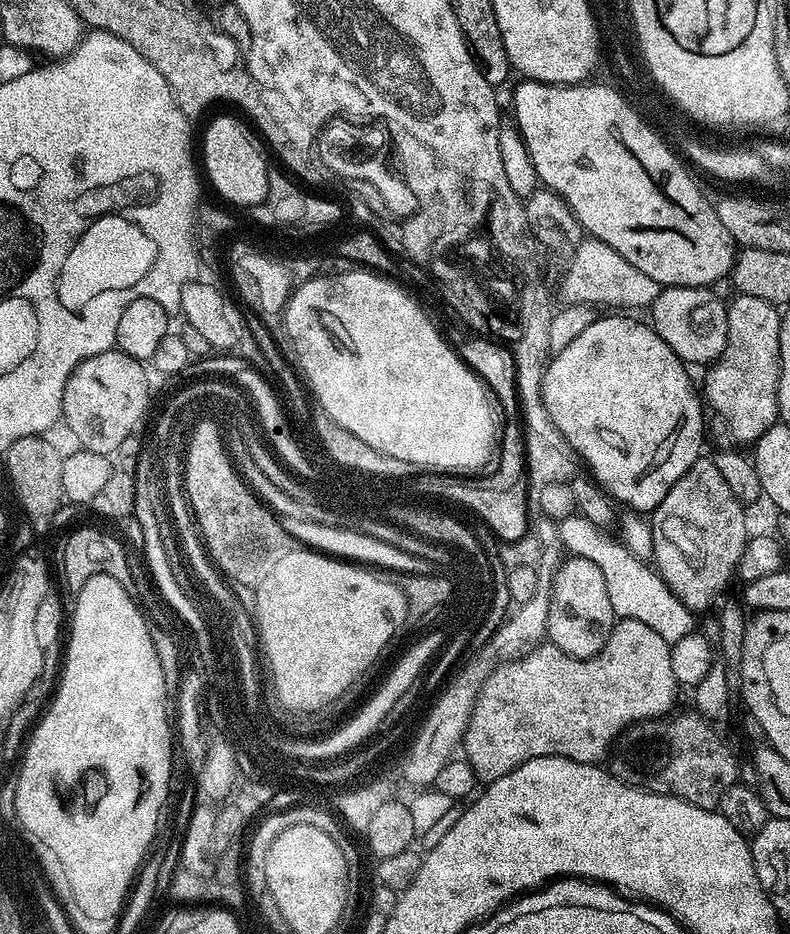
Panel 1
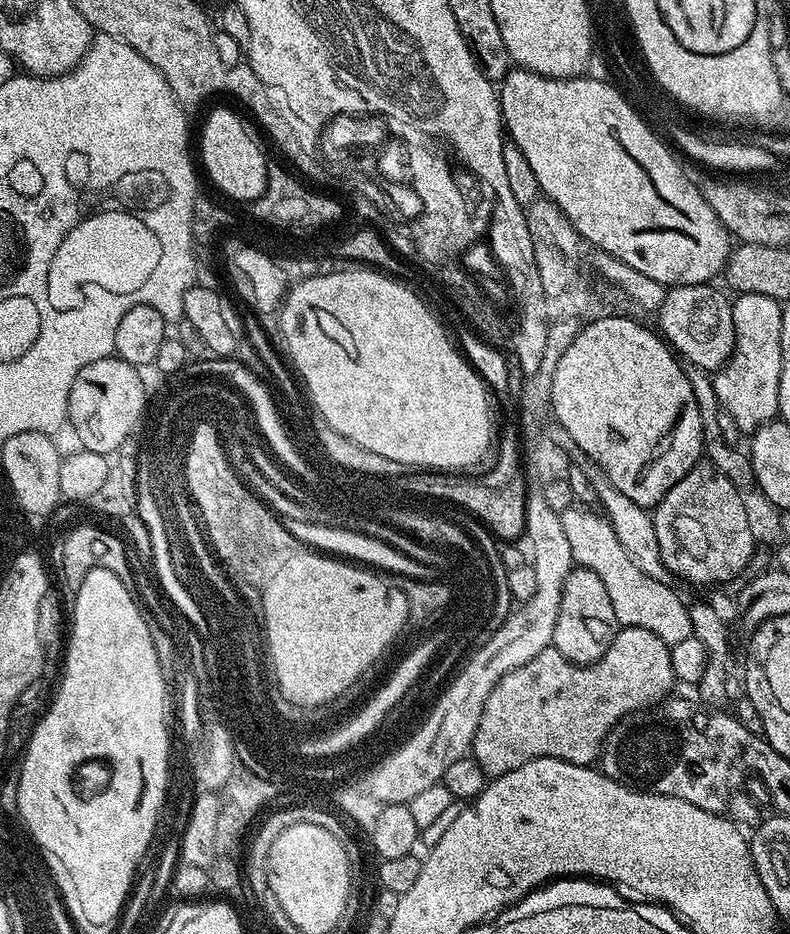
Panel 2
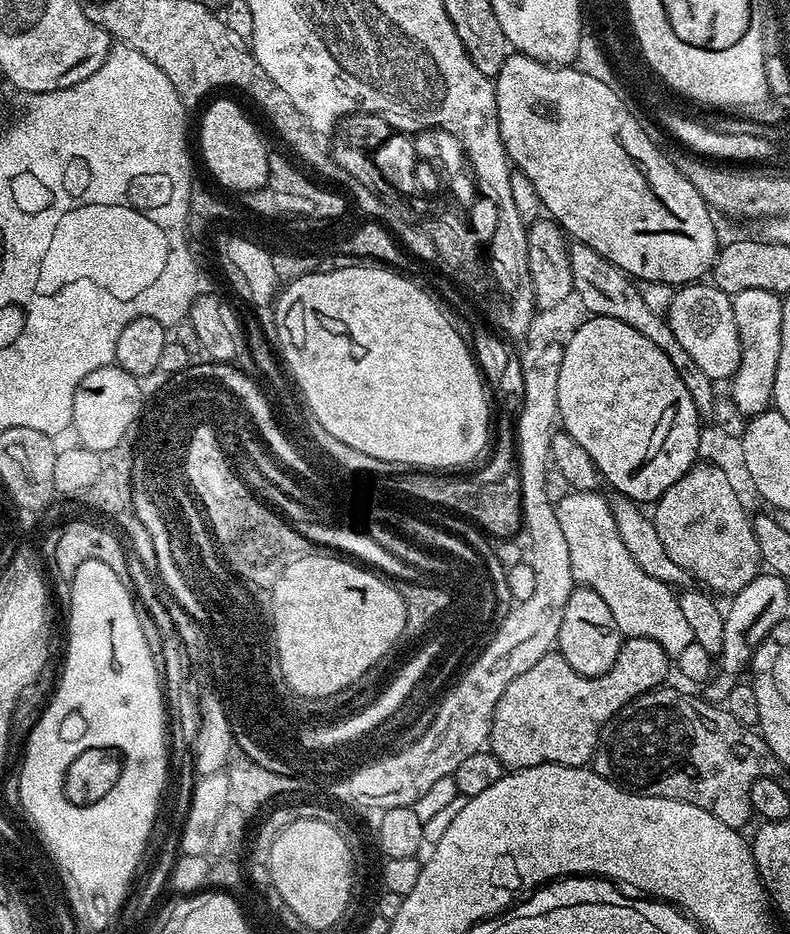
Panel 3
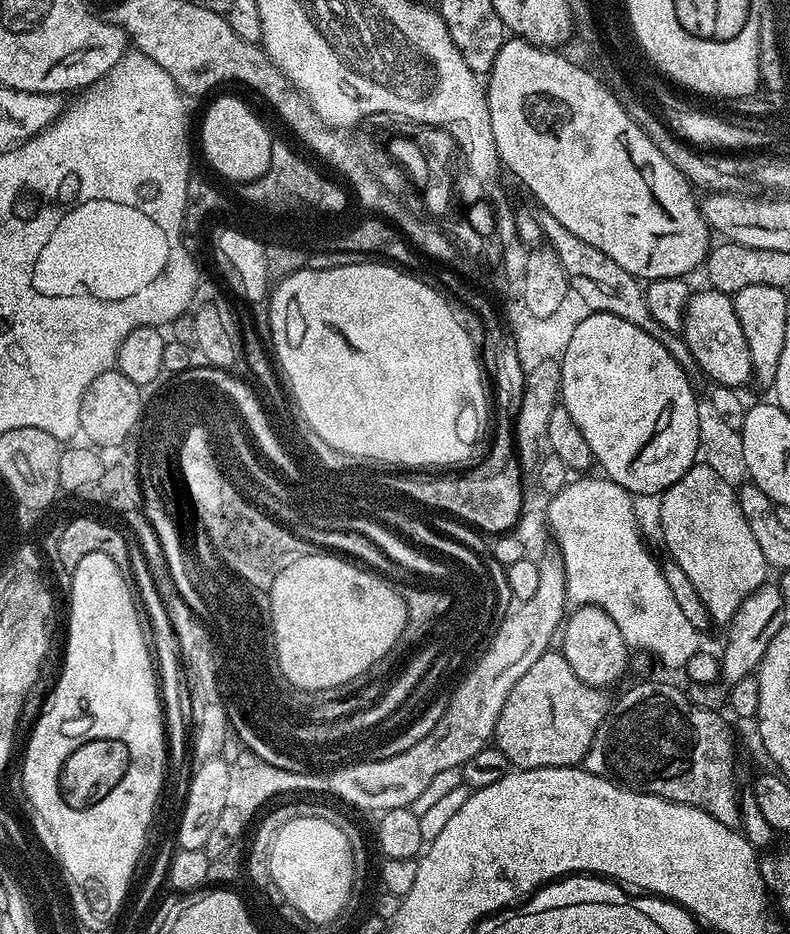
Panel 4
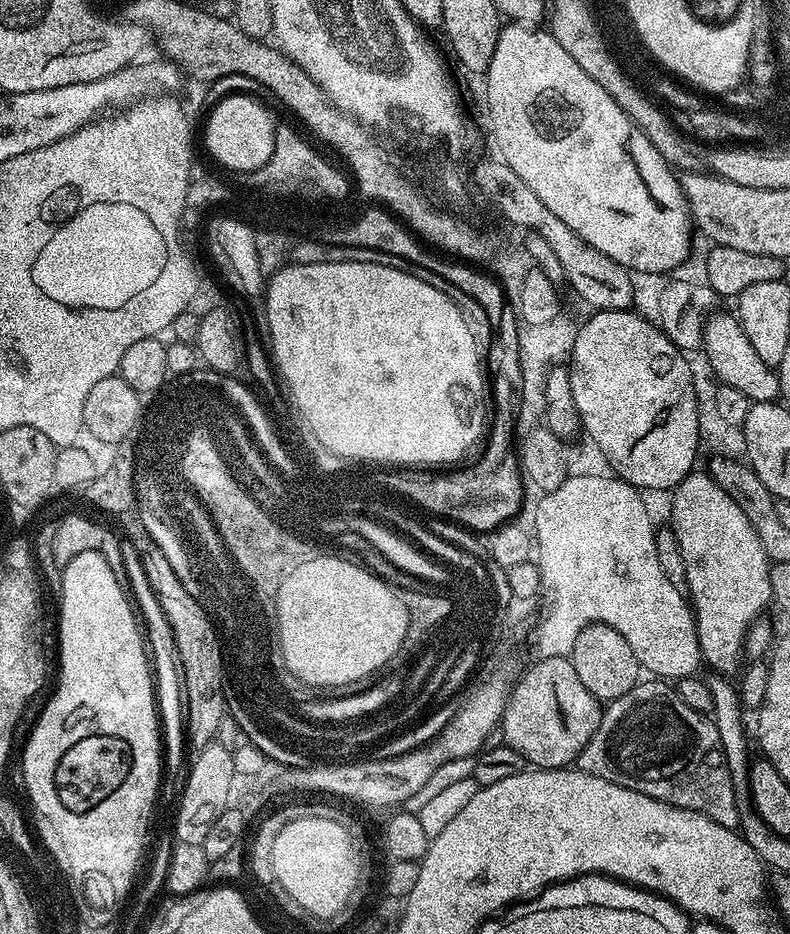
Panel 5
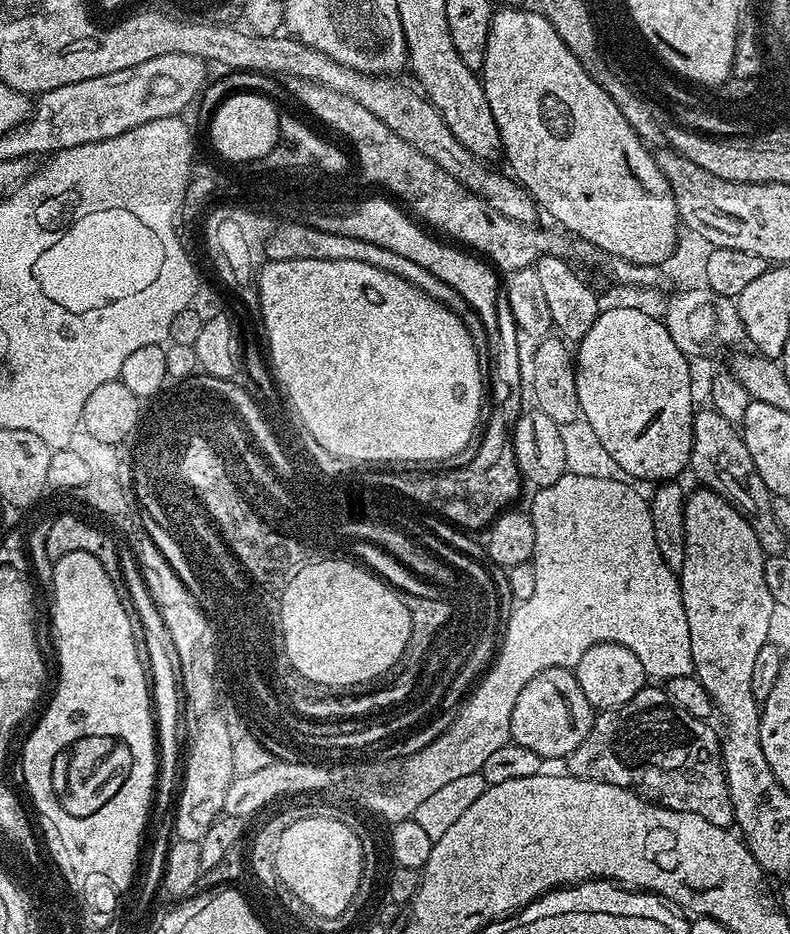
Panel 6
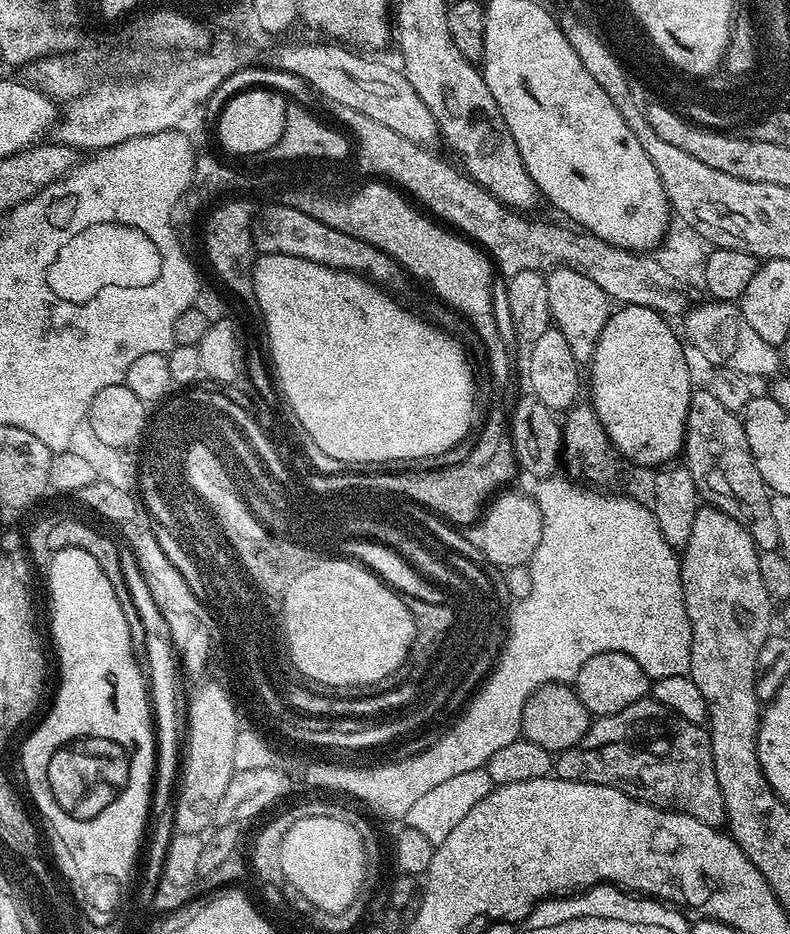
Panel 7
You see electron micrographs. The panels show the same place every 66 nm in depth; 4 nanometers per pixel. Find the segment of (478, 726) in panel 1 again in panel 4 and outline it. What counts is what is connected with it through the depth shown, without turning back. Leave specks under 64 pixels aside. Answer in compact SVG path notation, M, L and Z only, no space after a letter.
M549 650L544 652L542 658L538 658L538 662L534 662L534 666L530 666L530 670L526 670L526 674L522 674L522 678L518 678L514 690L510 690L510 698L506 702L506 706L502 706L502 714L496 723L495 747L500 748L502 754L506 754L506 758L516 770L521 768L574 768L583 765L586 754L594 742L594 734L600 729L600 723L604 717L608 715L610 707L610 696L608 700L608 695L609 693L605 689L595 688L582 682L582 678L578 678L578 674L574 674L574 670L570 670L570 662L566 662L563 651Z

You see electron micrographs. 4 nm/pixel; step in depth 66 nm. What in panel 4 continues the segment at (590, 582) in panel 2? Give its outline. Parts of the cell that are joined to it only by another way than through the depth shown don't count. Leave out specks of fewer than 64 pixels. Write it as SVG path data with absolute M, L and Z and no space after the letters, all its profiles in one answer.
M585 604L575 609L576 613L567 617L562 628L562 651L566 662L570 662L570 670L595 688L611 689L611 684L616 684L624 676L628 668L628 643L622 638L622 630L614 626L614 618L606 614L606 610L595 608L593 604Z

